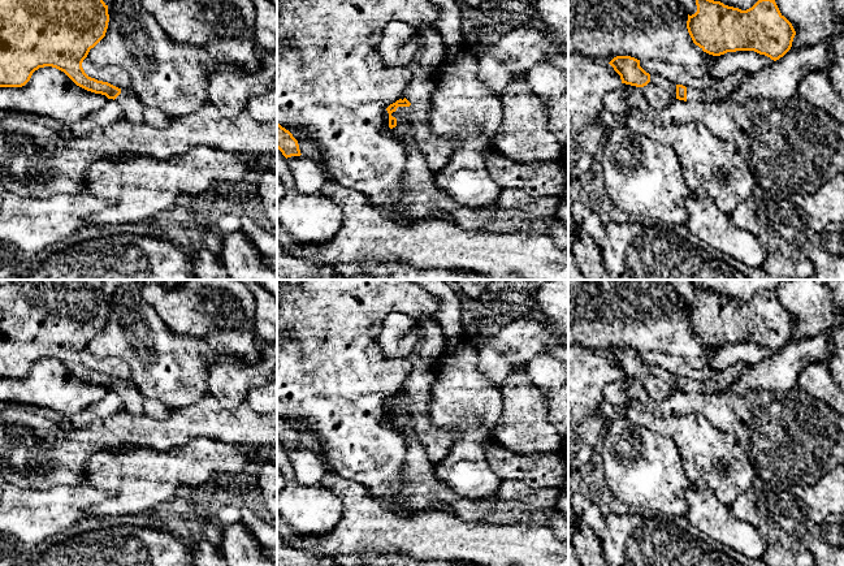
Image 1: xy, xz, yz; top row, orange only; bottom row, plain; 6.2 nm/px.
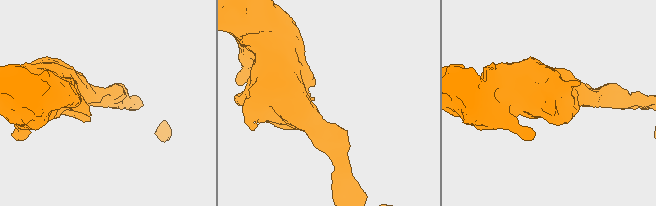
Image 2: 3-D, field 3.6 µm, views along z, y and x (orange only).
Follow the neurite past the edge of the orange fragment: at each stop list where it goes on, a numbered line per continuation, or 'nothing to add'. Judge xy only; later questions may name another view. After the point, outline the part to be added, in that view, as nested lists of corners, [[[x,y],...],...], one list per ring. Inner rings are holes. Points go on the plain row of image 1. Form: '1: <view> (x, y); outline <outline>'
1: xy (133, 400); outline [[[121,380],[121,385],[114,392],[121,397],[125,411],[131,415],[144,414],[146,397],[130,380]]]

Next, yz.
1: yz (656, 371); outline [[[650,366],[649,375],[663,380],[665,383],[667,383],[672,388],[672,390],[676,390],[676,376],[675,375],[671,375],[666,370],[657,367],[657,366]]]

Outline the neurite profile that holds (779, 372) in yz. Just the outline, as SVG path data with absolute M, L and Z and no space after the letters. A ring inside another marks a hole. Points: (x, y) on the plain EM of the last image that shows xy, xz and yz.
M830 332L791 340L772 357L757 364L744 364L741 376L723 393L744 394L754 389L787 392L797 385L798 375L811 363L826 363L832 353Z

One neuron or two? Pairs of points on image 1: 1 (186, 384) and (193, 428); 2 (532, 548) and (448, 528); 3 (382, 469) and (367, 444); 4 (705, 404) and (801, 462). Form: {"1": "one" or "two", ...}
{"1": "two", "2": "one", "3": "one", "4": "one"}

